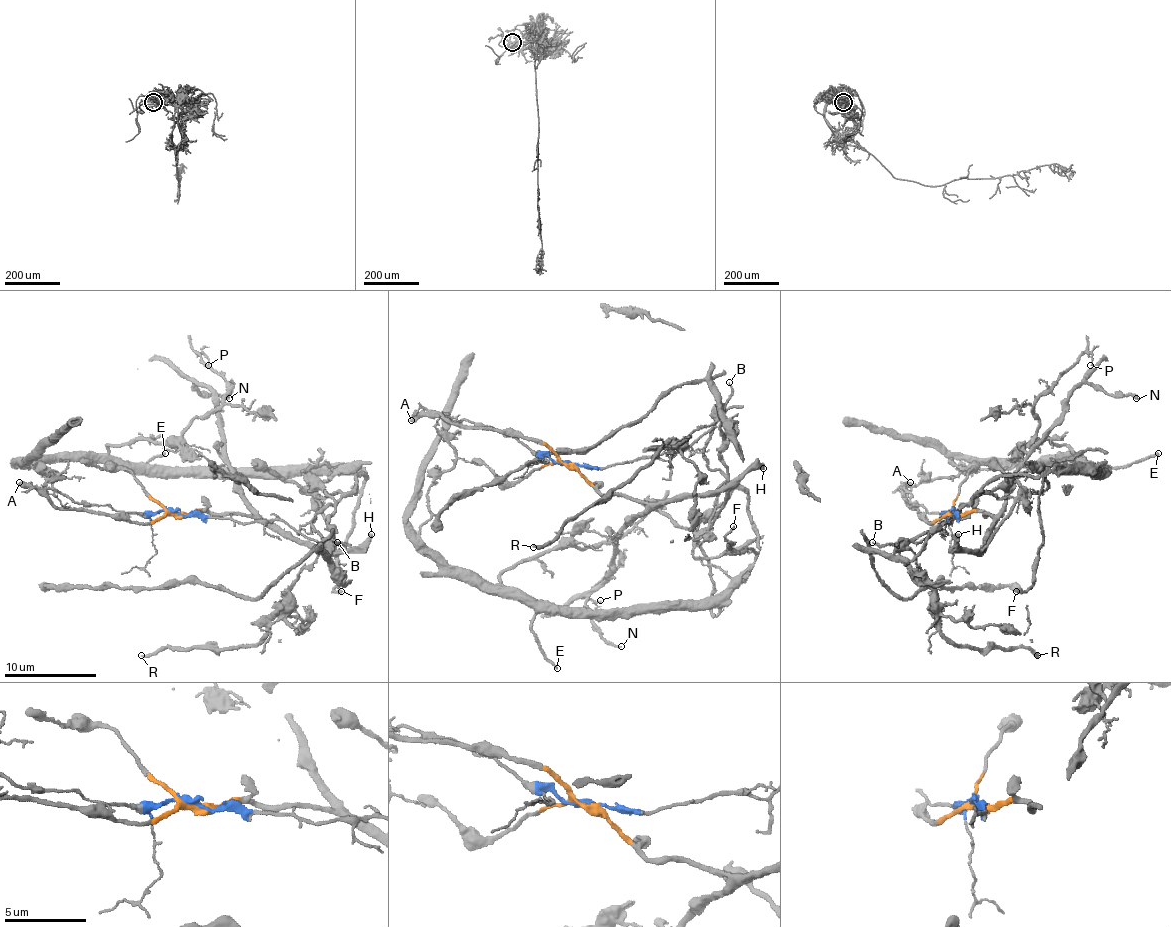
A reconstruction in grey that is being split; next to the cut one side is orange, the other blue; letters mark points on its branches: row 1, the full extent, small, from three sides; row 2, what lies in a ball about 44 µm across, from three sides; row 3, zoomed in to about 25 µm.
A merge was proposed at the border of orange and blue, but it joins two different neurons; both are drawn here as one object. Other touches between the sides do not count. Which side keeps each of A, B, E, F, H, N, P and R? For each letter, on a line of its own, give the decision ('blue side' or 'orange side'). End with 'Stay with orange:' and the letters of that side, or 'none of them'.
A: orange side
B: blue side
E: blue side
F: blue side
H: orange side
N: orange side
P: blue side
R: blue side
Stay with orange: A, H, N

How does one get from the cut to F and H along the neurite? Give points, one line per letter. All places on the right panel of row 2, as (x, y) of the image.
F: (954, 514), (938, 530), (1007, 475), (1042, 482), (1035, 580), (1016, 592)
H: (954, 514), (987, 514), (993, 521), (982, 550), (964, 550), (957, 541), (959, 534)

